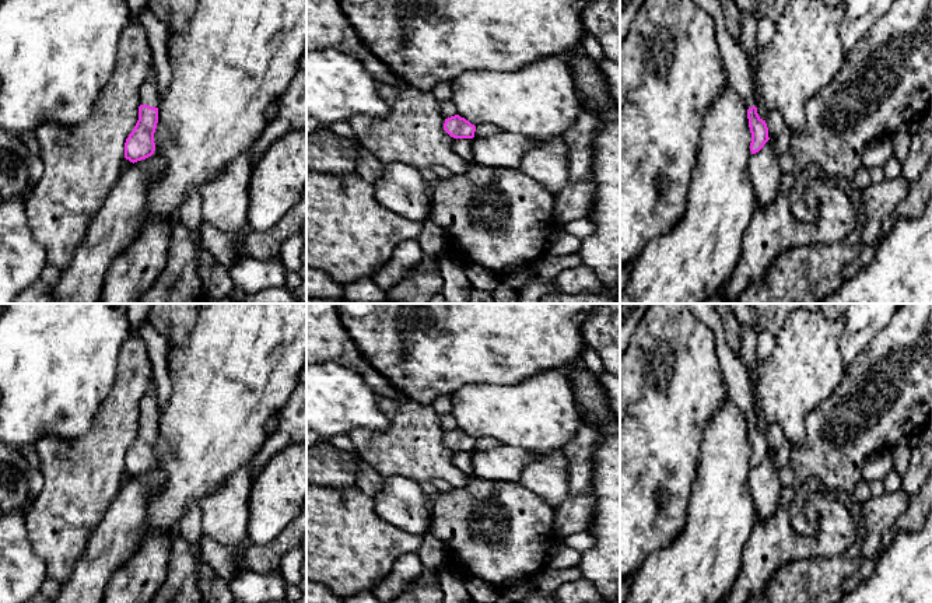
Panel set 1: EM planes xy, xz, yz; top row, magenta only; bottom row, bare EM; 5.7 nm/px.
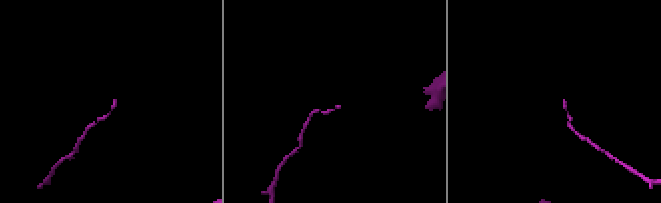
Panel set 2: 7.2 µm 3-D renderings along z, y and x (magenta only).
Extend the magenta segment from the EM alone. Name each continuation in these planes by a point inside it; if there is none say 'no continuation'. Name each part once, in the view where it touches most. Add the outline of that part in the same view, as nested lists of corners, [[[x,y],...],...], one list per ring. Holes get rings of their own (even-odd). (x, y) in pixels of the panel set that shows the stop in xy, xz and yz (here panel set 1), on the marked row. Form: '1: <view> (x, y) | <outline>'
1: xy (149, 91) | [[[153,67],[150,76],[140,87],[140,105],[148,105],[153,108],[158,108],[160,105],[160,91],[157,85],[155,71]]]

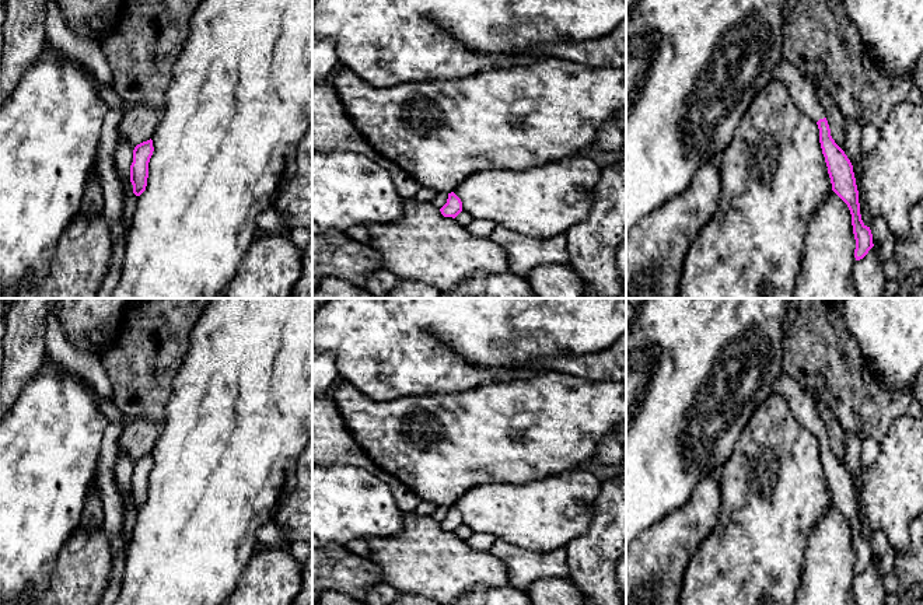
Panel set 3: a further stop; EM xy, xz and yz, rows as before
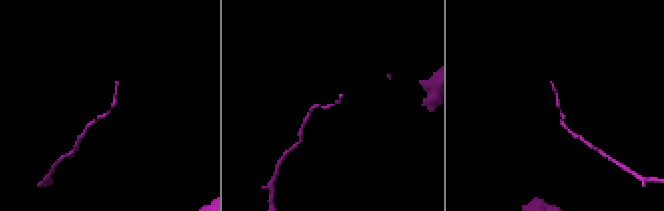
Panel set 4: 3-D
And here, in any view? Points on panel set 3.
1: yz (803, 91) | [[[782,59],[772,71],[772,77],[783,81],[797,106],[811,119],[818,122],[825,118],[824,109],[817,97],[815,87],[807,80],[805,73],[798,70],[794,64]]]

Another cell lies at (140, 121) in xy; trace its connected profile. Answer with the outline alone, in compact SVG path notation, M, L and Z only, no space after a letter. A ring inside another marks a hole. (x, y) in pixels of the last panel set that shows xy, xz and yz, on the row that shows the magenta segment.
M146 104L127 105L118 127L118 136L123 136L133 148L153 137L161 123L165 106L155 108Z

